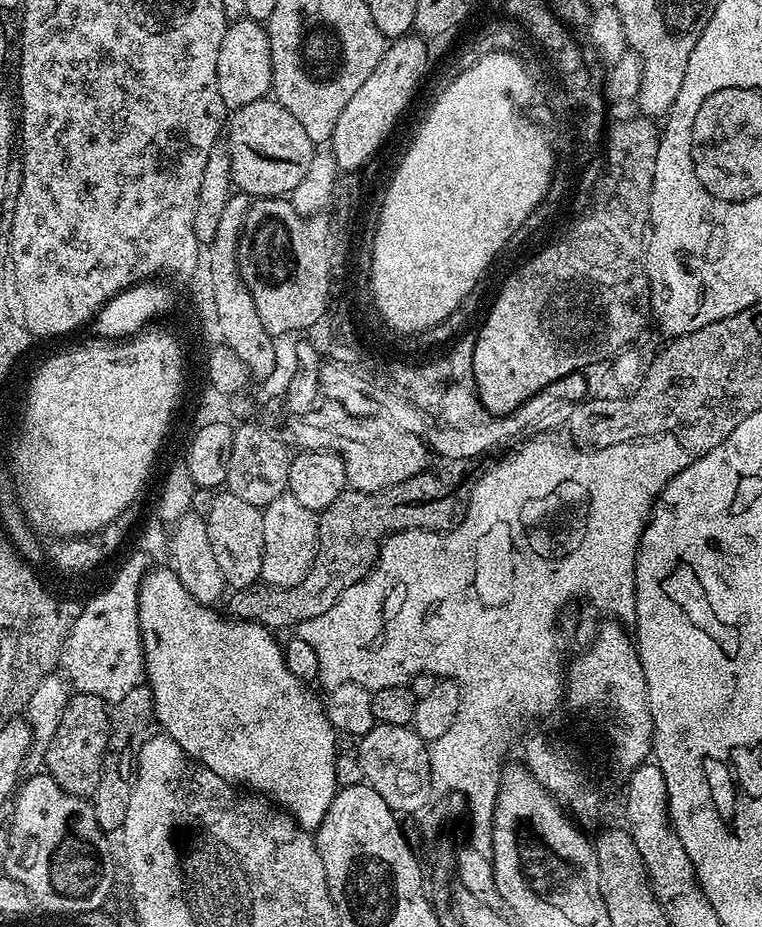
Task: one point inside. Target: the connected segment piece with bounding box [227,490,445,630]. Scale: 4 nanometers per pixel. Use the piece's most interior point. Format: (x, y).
(349, 546)

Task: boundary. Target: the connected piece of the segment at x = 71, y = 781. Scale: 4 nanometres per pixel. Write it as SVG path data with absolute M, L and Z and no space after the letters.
M85 692L69 695L66 710L44 753L43 767L55 772L60 783L72 792L88 792L92 785L98 784L97 768L100 754L106 750L109 719L110 708L102 698Z

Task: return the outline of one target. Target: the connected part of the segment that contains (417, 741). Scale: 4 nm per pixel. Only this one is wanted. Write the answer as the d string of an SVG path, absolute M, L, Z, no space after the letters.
M377 723L366 735L359 737L360 768L364 771L363 779L376 791L397 814L416 812L428 800L428 787L433 787L432 770L428 765L429 745L409 725L386 725Z

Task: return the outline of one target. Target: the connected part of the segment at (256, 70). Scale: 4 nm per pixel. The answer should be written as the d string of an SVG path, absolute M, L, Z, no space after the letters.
M233 20L226 34L222 34L222 46L218 46L218 94L229 110L246 106L250 102L265 99L272 90L272 63L267 27L261 21Z

